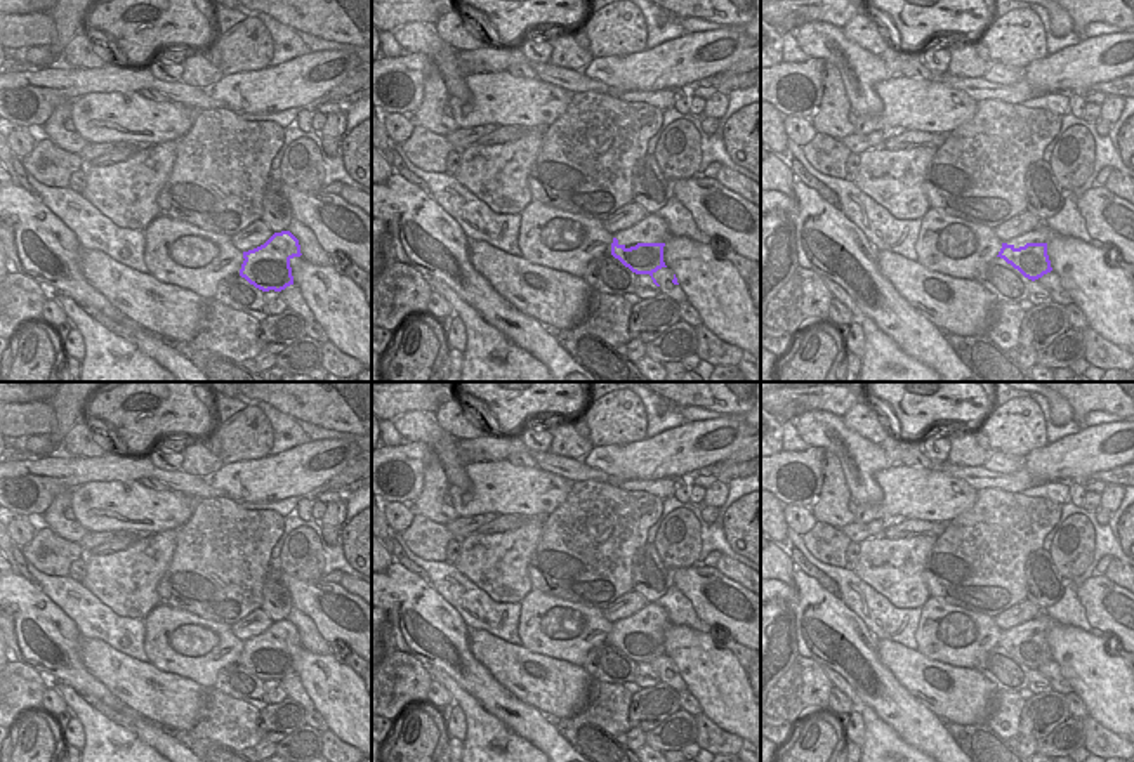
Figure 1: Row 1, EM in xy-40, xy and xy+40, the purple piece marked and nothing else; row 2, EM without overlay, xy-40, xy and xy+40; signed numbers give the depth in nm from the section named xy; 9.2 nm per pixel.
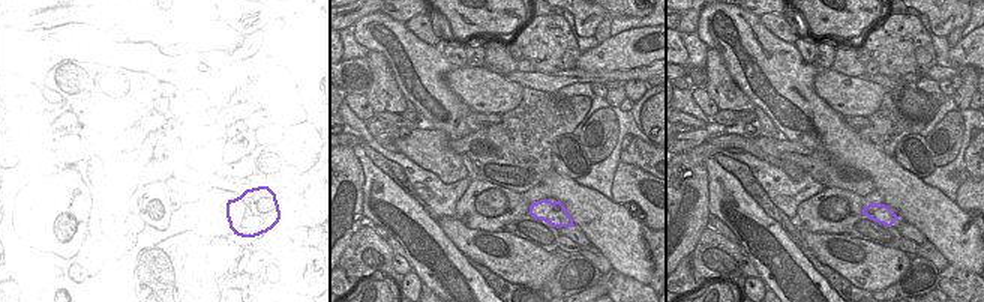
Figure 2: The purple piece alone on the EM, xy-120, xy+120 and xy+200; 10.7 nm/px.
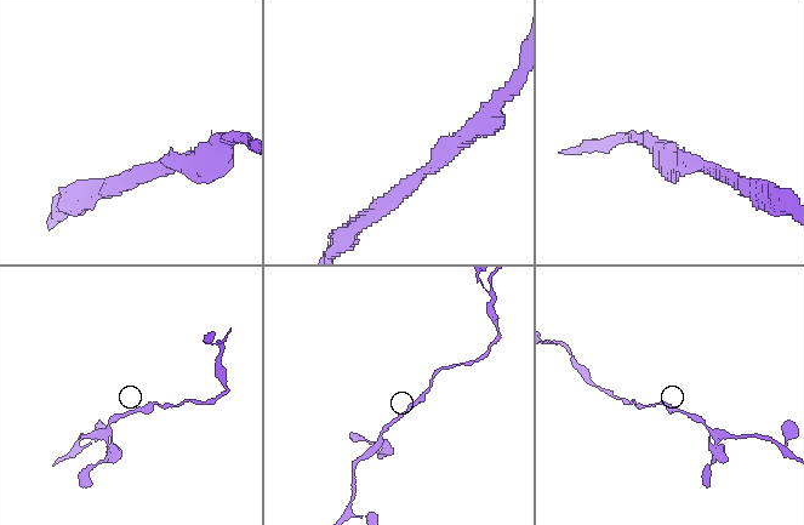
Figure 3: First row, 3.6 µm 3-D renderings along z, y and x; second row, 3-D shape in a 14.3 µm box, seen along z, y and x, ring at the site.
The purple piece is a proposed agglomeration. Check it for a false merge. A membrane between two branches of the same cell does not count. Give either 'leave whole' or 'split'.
leave whole

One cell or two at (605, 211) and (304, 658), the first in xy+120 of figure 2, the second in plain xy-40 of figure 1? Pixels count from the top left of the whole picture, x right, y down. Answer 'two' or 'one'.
one

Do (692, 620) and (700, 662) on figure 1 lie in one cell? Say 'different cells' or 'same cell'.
different cells

